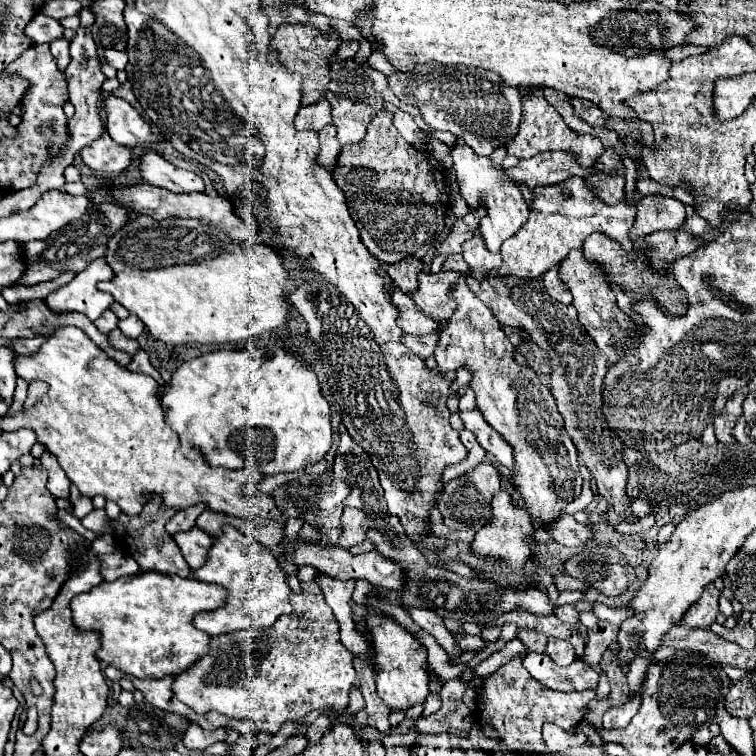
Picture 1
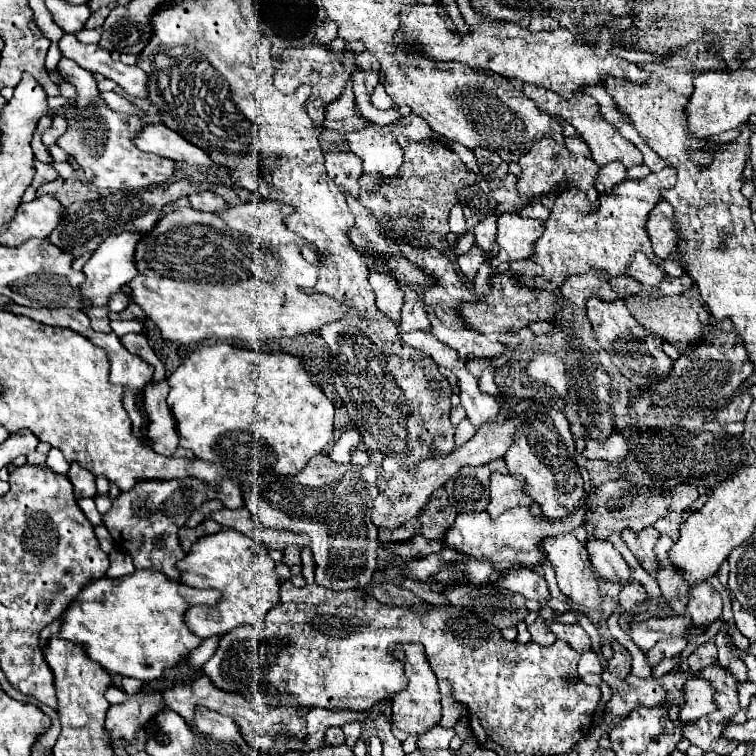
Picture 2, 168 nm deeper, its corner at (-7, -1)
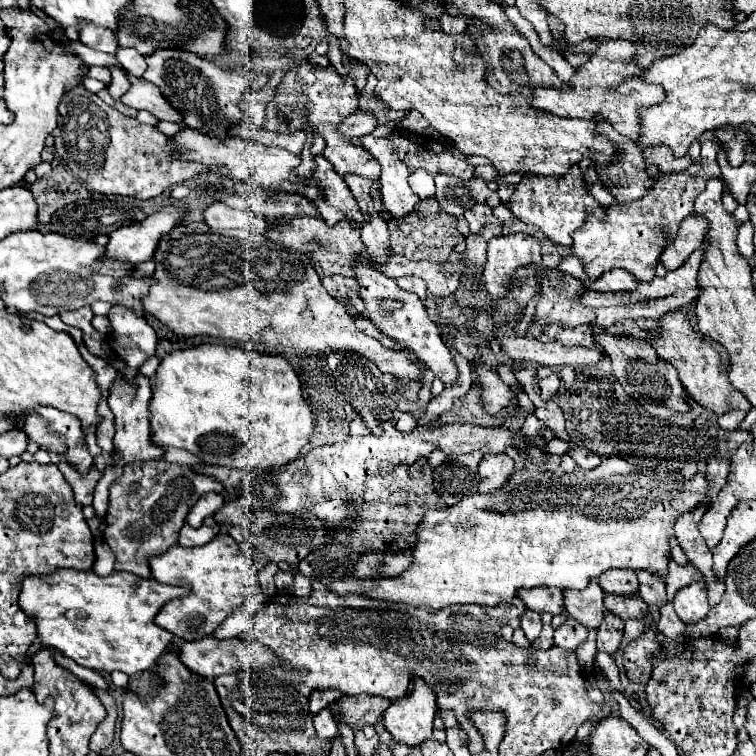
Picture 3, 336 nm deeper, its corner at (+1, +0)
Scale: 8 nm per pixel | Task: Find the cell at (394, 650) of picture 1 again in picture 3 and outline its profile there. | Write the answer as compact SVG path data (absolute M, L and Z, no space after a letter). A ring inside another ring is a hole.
M416 678L408 690L408 696L394 700L384 712L382 722L392 734L394 742L406 746L420 746L424 740L432 738L432 722L436 718L434 692L422 678Z

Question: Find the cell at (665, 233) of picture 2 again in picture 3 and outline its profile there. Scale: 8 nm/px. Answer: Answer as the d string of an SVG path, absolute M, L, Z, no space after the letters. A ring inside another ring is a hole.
M688 216L679 227L676 238L666 246L666 250L662 252L660 260L664 264L666 270L674 270L678 266L682 266L682 262L696 250L700 248L706 236L706 218L700 216Z

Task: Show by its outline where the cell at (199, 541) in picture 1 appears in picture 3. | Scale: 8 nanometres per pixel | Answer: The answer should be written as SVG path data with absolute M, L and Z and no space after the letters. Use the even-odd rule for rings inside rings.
M184 524L182 530L180 530L180 538L178 538L178 544L182 546L202 546L210 542L210 530L206 528L192 528L190 524Z

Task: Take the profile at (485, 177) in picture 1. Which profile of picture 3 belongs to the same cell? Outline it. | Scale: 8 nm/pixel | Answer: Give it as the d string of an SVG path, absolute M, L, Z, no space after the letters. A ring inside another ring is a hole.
M526 234L498 236L488 242L488 260L482 282L492 298L506 298L518 268L540 264L540 242Z

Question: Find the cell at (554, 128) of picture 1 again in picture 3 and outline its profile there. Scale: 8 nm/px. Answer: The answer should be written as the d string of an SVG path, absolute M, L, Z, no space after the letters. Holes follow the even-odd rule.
M578 165L572 166L568 174L563 176L532 176L532 174L524 174L522 182L514 186L514 194L510 196L508 202L512 214L526 222L526 224L534 224L538 226L548 240L552 240L558 246L572 246L572 232L576 228L580 228L586 218L598 216L604 218L604 208L590 196L588 188L586 188L586 180Z

